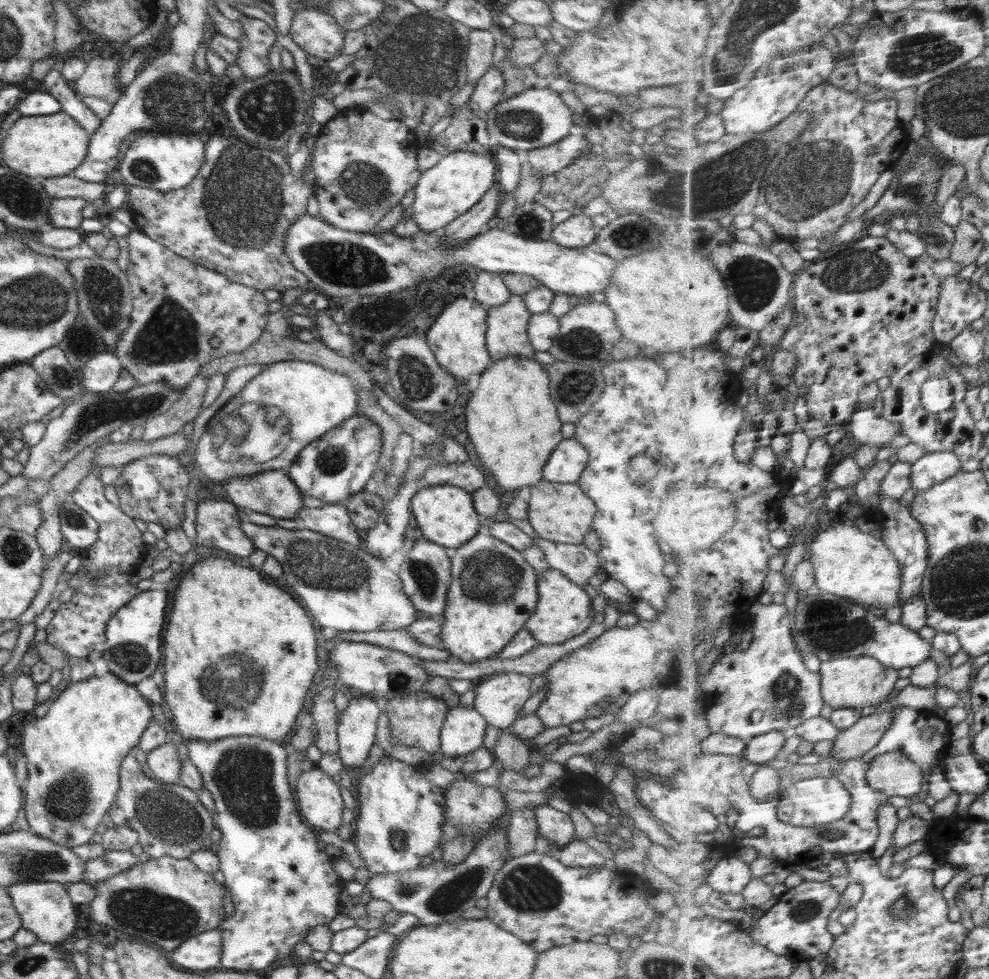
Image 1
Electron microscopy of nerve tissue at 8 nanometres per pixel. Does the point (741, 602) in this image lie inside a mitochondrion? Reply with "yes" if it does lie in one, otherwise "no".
no

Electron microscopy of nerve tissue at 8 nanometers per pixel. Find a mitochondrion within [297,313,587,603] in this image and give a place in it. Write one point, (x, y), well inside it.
(415, 376)

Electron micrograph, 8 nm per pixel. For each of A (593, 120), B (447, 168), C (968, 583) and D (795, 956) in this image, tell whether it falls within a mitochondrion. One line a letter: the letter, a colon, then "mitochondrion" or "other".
A: other
B: other
C: mitochondrion
D: other

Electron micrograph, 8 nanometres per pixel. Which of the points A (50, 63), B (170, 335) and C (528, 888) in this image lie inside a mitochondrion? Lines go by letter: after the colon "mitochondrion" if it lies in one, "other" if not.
A: other
B: mitochondrion
C: mitochondrion

